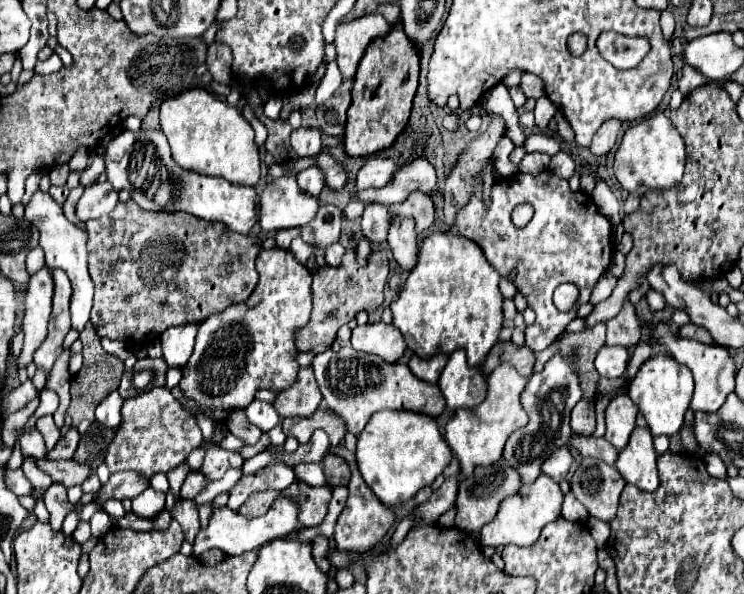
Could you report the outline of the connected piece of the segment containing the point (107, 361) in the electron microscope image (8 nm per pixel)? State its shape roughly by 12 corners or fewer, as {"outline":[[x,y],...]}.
{"outline":[[91,322],[81,332],[83,368],[71,382],[75,426],[95,420],[117,388],[123,360],[107,354]]}

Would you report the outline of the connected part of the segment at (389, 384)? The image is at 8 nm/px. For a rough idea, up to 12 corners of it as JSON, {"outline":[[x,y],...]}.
{"outline":[[351,346],[315,354],[327,406],[359,434],[383,408],[433,418],[437,384]]}

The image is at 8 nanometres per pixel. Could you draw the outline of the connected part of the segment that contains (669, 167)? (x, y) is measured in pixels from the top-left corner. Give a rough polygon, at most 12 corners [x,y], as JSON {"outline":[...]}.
{"outline":[[665,112],[629,126],[615,152],[623,190],[673,188],[685,146]]}

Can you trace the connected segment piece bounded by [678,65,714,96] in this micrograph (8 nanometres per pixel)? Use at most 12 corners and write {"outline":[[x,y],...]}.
{"outline":[[685,65],[678,88],[683,96],[695,88],[714,83]]}

